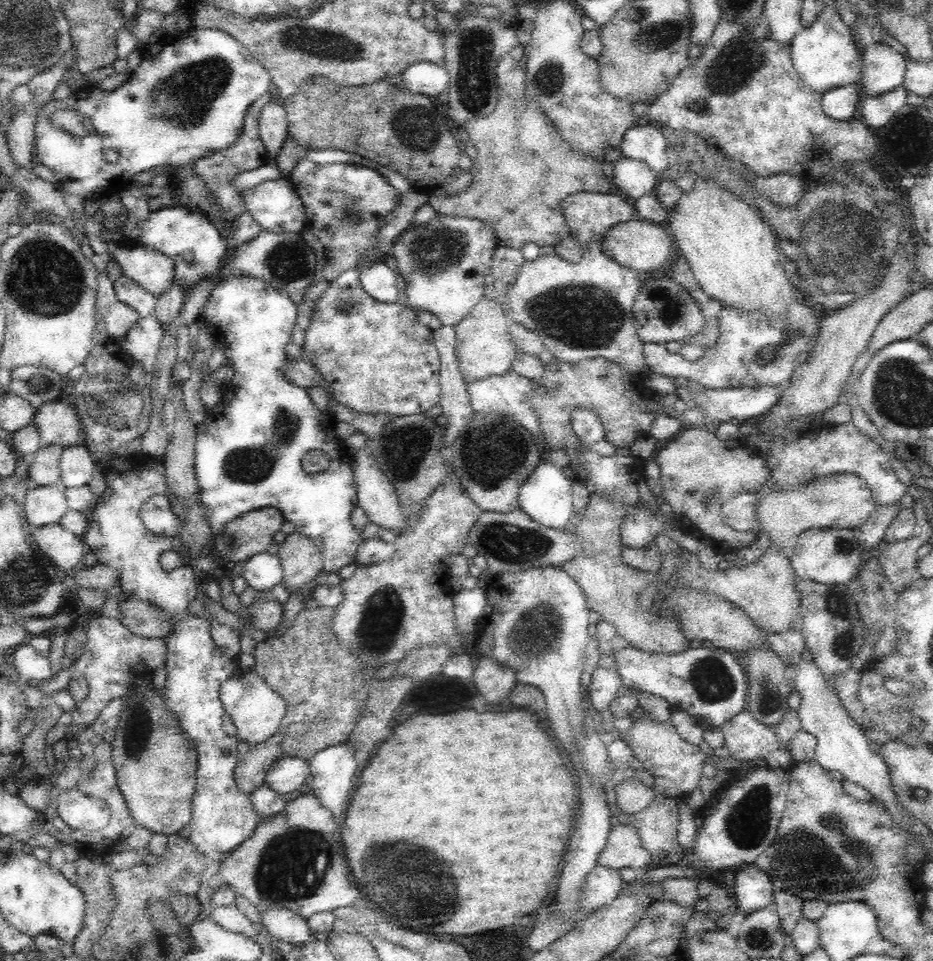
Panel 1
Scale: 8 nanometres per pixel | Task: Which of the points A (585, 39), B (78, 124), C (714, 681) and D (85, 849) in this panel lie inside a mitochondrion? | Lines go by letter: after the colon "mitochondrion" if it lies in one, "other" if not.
A: other
B: other
C: mitochondrion
D: other

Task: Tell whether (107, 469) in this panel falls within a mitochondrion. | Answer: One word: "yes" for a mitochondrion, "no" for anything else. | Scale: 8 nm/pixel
no

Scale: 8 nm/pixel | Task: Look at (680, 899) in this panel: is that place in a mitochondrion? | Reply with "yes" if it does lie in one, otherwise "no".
no

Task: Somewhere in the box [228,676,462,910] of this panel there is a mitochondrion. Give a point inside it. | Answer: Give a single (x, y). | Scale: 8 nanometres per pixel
(293, 865)

